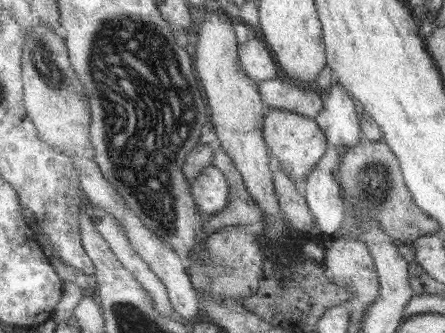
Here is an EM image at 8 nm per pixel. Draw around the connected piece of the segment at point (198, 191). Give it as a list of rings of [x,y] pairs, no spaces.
[[[209,166],[191,186],[193,186],[193,196],[197,200],[197,206],[205,216],[217,218],[217,214],[229,208],[231,186],[229,186],[229,178],[221,168]]]

